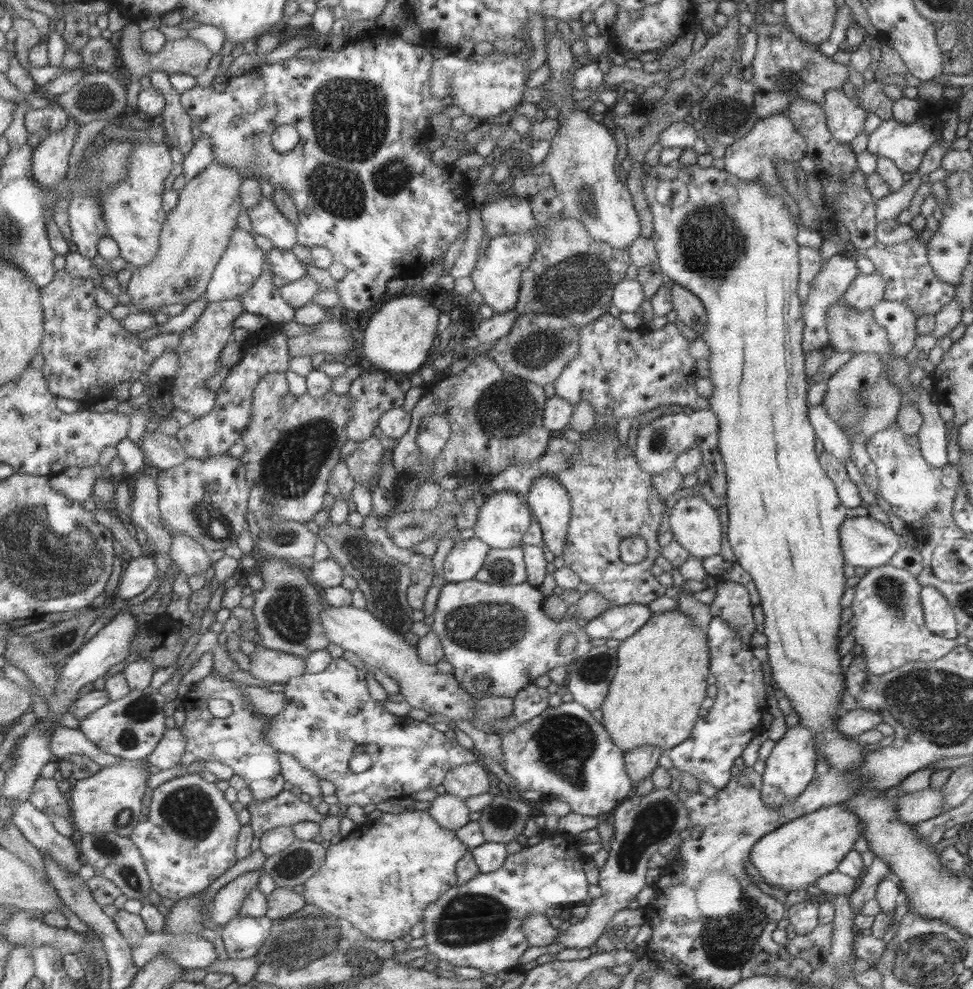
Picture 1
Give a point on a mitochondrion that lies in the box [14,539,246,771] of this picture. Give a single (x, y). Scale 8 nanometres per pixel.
(137, 714)

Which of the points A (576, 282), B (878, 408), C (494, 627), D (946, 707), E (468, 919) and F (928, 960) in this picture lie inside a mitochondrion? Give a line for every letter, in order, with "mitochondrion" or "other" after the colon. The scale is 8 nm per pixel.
A: mitochondrion
B: mitochondrion
C: mitochondrion
D: mitochondrion
E: mitochondrion
F: mitochondrion

